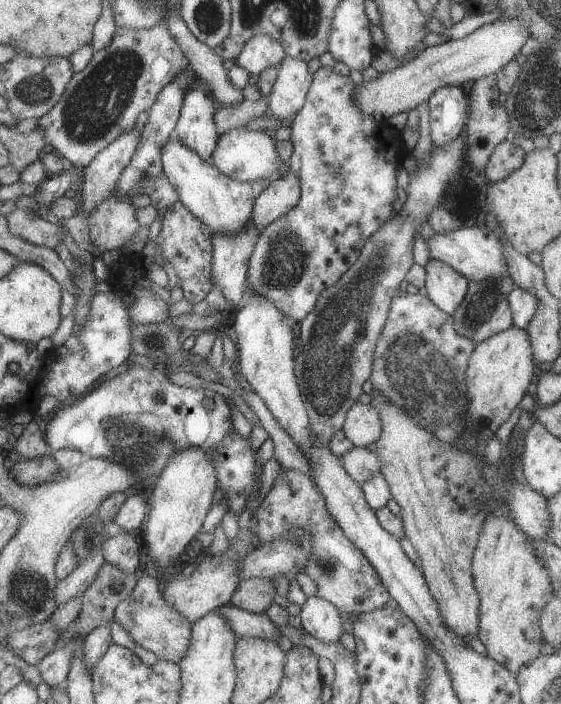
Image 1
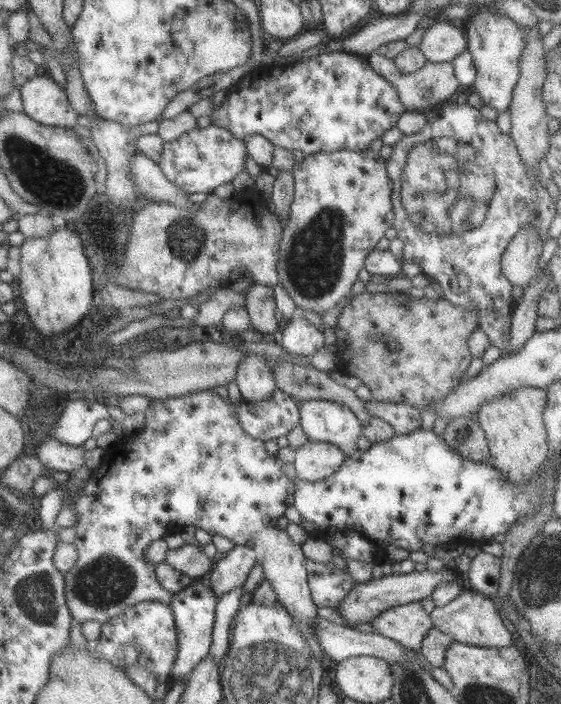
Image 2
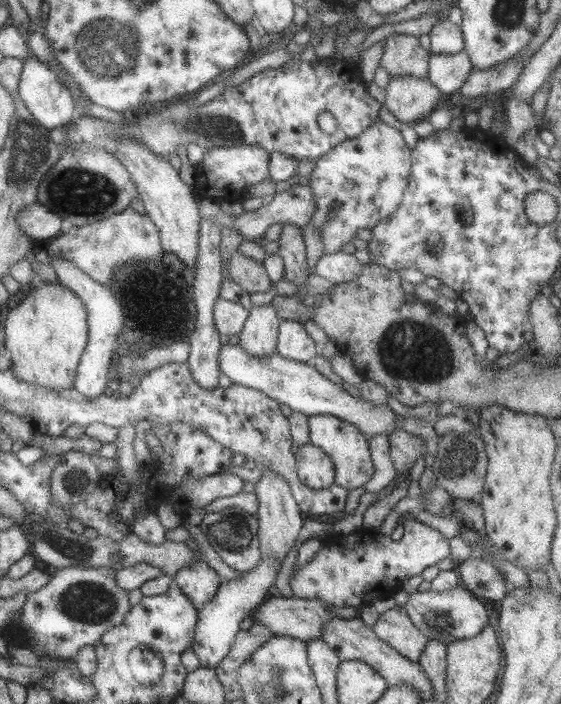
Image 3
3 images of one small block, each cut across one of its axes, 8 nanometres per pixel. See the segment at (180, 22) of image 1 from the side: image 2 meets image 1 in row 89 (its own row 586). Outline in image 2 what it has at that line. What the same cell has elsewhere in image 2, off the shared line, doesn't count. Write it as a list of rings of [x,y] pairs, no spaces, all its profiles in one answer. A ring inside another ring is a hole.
[[[237,545],[215,559],[215,565],[207,575],[206,581],[217,596],[222,596],[243,586],[248,574],[257,564],[254,549]]]

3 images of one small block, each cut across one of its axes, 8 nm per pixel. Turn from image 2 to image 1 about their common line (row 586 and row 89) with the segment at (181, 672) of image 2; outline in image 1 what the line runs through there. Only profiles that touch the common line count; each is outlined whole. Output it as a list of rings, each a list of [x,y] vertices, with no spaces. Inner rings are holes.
[[[194,78],[183,96],[182,108],[175,126],[174,135],[178,136],[188,148],[197,152],[198,156],[201,156],[203,159],[210,159],[214,149],[217,148],[220,134],[214,120],[214,115],[218,107],[219,104],[213,92],[204,82]]]

